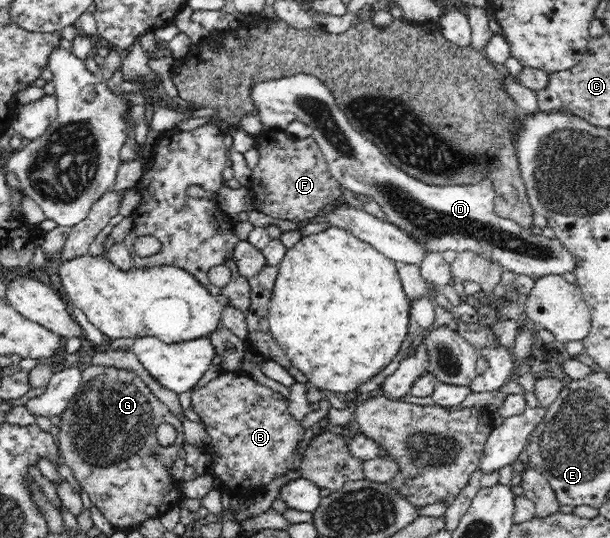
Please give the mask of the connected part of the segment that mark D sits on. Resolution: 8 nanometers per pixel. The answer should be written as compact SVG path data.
M297 74L281 79L259 81L251 85L251 98L257 106L257 116L263 127L268 129L283 129L285 131L289 122L299 120L312 129L312 136L322 149L323 155L329 164L332 176L339 182L339 185L350 189L356 195L367 195L373 197L373 201L386 215L386 220L399 229L402 229L409 237L412 237L419 246L423 246L427 252L454 251L473 252L503 266L503 270L512 271L519 275L529 276L537 281L547 275L559 275L564 273L574 274L578 267L578 260L569 252L559 238L549 238L535 235L530 228L523 228L513 220L499 217L495 214L494 198L496 190L490 181L483 179L479 183L467 184L465 187L431 187L425 185L407 173L403 173L385 157L369 139L363 137L359 131L349 125L349 119L345 117L330 89L313 75Z

